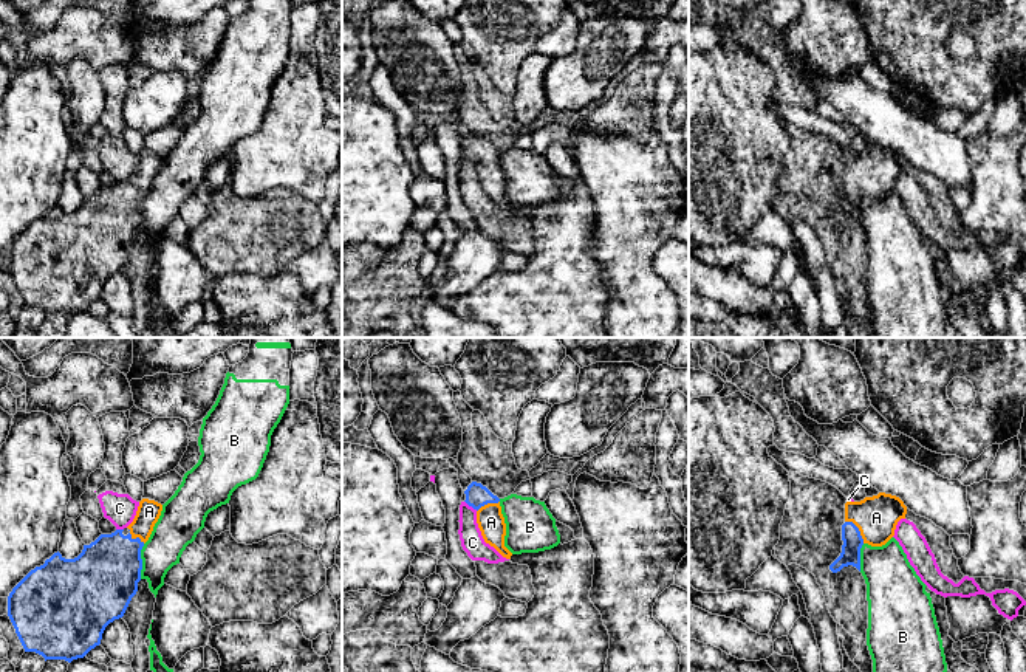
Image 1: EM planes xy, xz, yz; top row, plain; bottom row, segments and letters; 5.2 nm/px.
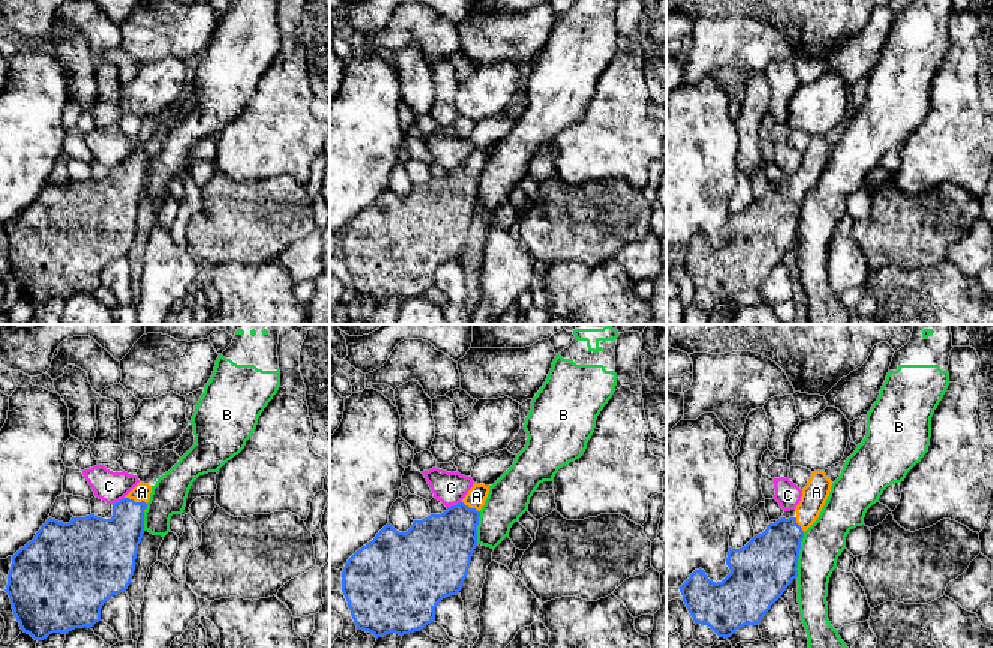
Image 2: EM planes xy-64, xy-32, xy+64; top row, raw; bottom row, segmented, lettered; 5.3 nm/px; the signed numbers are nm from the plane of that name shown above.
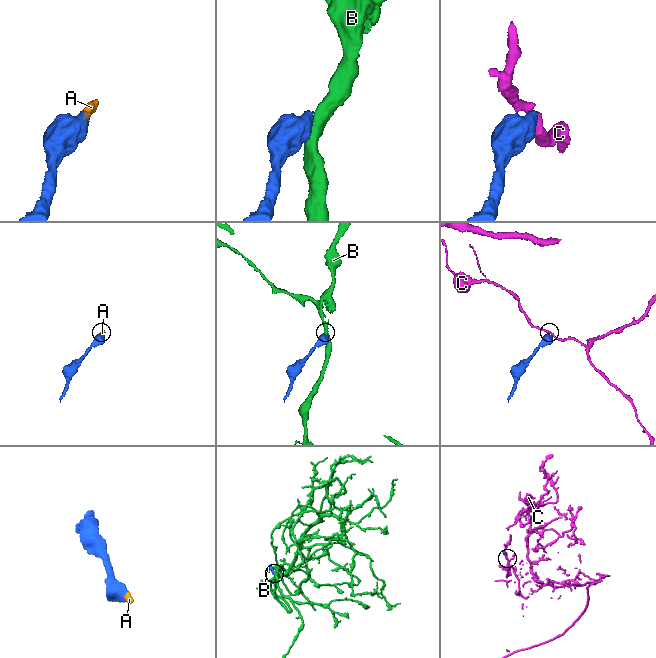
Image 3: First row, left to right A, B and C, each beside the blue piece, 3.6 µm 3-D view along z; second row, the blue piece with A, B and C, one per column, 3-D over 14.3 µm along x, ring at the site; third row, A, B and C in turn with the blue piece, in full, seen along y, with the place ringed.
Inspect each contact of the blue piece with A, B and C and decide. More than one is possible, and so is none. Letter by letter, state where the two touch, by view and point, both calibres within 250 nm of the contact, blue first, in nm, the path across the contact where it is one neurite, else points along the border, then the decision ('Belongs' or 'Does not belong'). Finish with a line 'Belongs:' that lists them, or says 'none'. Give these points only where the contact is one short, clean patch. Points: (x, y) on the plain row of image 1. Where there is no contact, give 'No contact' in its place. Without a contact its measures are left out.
A: Touches blue at yz (858, 183). Thickness 100 nm (blue) against 220 nm. Path across: yz (851, 191), (858, 183), (876, 171). Belongs
B: Touches blue at xy (141, 214). Thickness 360 nm (blue) against 200 nm. Boundary: xy (144, 197), (140, 231). Does not belong
C: Touches blue at xz (471, 158). Thickness 120 nm (blue) against 120 nm. Boundary: xz (465, 154), (477, 163). Does not belong
Belongs: A

